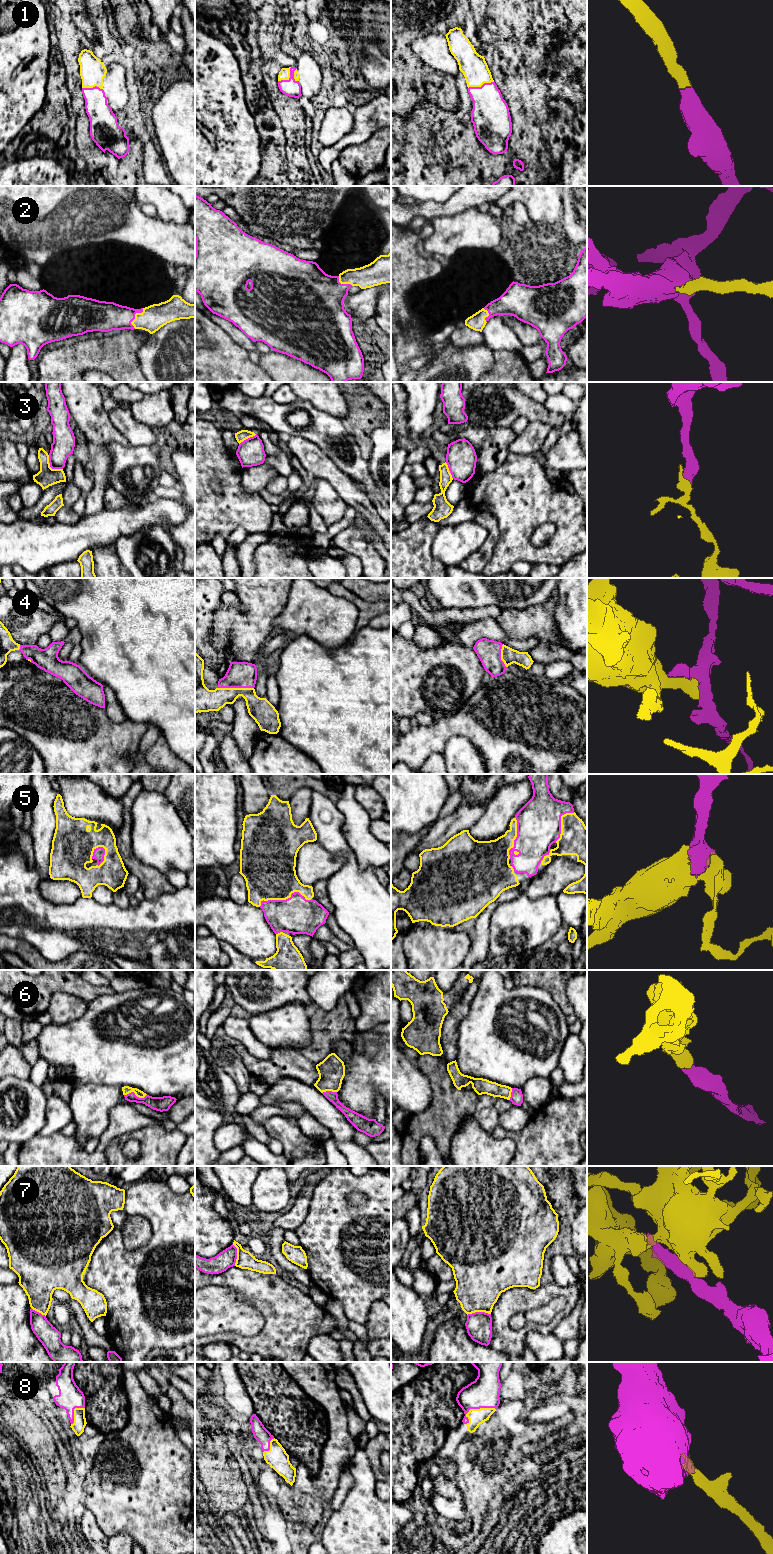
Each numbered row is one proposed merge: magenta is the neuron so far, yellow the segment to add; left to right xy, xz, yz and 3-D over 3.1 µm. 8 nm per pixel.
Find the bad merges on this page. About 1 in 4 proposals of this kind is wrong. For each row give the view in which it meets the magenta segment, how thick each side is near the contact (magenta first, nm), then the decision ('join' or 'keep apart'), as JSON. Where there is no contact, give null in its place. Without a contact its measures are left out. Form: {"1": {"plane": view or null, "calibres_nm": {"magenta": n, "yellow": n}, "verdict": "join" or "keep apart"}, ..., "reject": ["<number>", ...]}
{"1": {"plane": "yz", "calibres_nm": {"magenta": 300, "yellow": 200}, "verdict": "join"}, "2": {"plane": "xy", "calibres_nm": {"magenta": 240, "yellow": 200}, "verdict": "join"}, "3": {"plane": "xy", "calibres_nm": {"magenta": 180, "yellow": 150}, "verdict": "keep apart"}, "4": {"plane": "xz", "calibres_nm": {"magenta": 200, "yellow": 180}, "verdict": "join"}, "5": {"plane": "xz", "calibres_nm": {"magenta": 300, "yellow": 400}, "verdict": "join"}, "6": {"plane": "xy", "calibres_nm": {"magenta": 120, "yellow": 70}, "verdict": "join"}, "7": {"plane": "yz", "calibres_nm": {"magenta": 200, "yellow": 380}, "verdict": "join"}, "8": {"plane": "yz", "calibres_nm": {"magenta": 240, "yellow": 130}, "verdict": "join"}, "reject": ["3"]}

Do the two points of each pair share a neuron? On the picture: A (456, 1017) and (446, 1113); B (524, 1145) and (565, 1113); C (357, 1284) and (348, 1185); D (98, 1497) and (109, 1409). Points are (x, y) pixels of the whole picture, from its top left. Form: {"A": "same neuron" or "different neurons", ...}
{"A": "same neuron", "B": "same neuron", "C": "same neuron", "D": "different neurons"}

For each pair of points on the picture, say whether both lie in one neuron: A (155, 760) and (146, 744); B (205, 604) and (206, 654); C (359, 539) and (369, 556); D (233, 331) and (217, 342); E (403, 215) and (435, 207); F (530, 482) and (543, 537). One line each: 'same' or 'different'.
A: different
B: same
C: same
D: different
E: same
F: different

